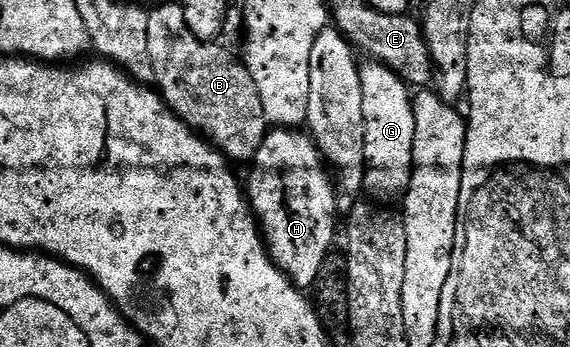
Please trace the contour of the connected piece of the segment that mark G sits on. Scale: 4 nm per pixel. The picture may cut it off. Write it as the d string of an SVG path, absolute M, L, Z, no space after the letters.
M376 61L360 64L363 93L363 121L366 127L364 143L364 192L381 203L402 198L413 176L415 145L415 113L410 84L390 67Z

